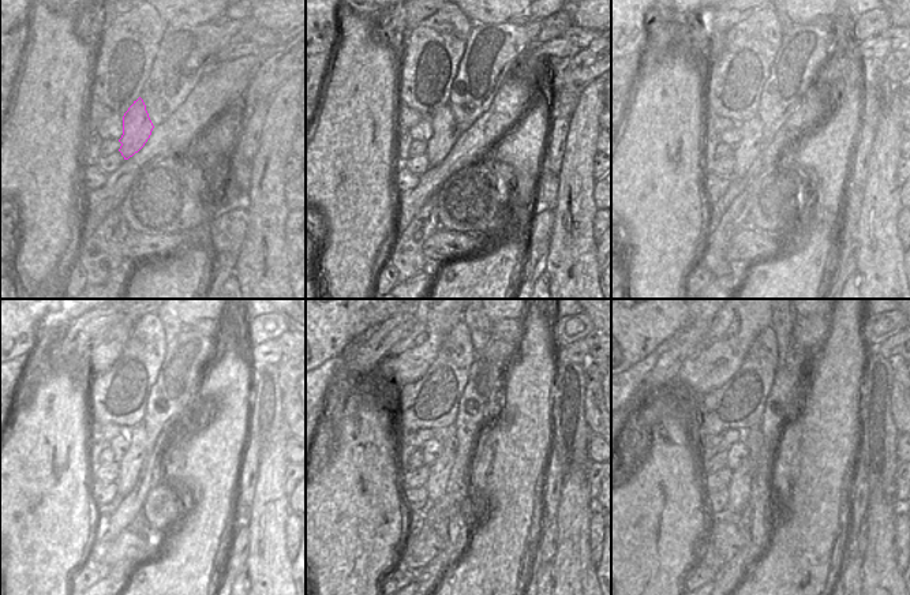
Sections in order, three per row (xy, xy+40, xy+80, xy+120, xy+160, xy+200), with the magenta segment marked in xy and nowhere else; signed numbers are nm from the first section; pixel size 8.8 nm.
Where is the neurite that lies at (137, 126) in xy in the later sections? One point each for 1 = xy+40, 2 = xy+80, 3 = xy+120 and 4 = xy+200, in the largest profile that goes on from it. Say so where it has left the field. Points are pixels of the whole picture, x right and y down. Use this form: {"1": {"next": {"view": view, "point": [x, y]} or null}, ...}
{"1": {"next": {"view": "xy+40", "point": [445, 131]}}, "2": {"next": {"view": "xy+80", "point": [749, 146]}}, "3": {"next": {"view": "xy+120", "point": [133, 461]}}, "4": {"next": {"view": "xy+200", "point": [742, 476]}}}

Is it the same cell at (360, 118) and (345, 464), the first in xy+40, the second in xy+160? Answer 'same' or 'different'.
same

